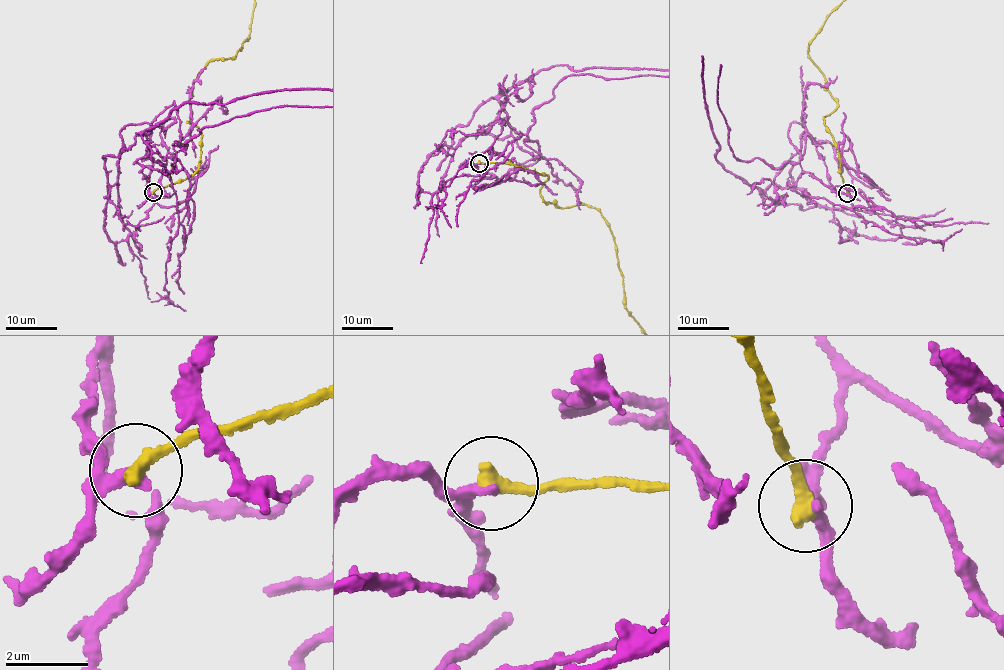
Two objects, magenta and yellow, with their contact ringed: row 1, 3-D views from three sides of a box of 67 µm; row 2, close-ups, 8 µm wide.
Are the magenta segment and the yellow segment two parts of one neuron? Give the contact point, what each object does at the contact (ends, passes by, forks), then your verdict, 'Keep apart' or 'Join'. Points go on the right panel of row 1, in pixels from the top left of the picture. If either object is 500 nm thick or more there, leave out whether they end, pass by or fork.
Place: (847, 193). At the ring magenta passes by. At the ring yellow ends. Keep apart

